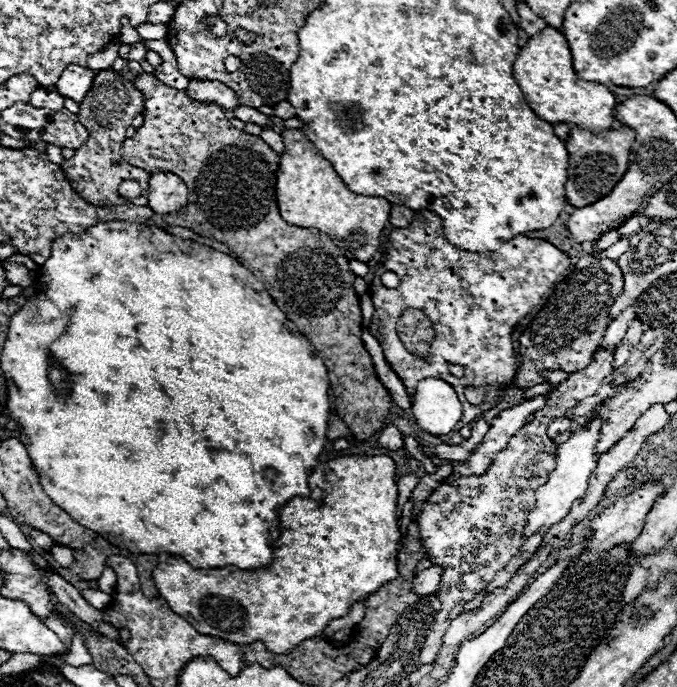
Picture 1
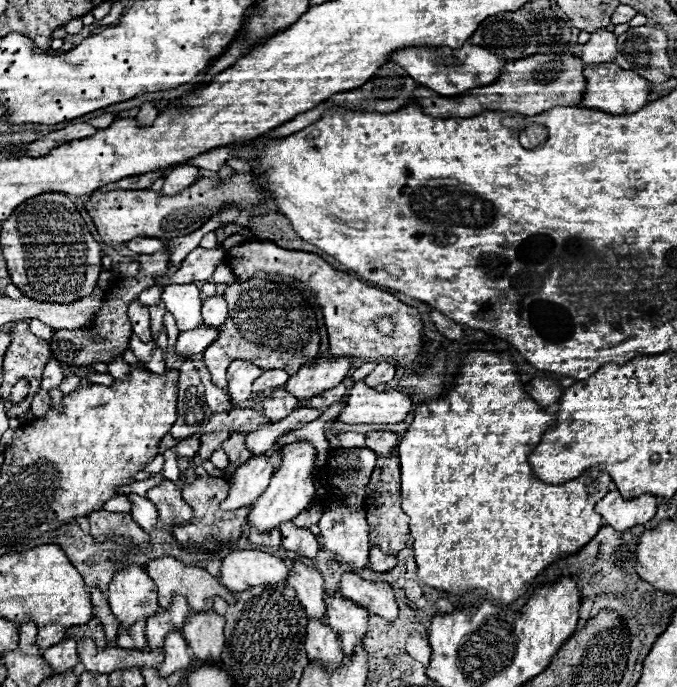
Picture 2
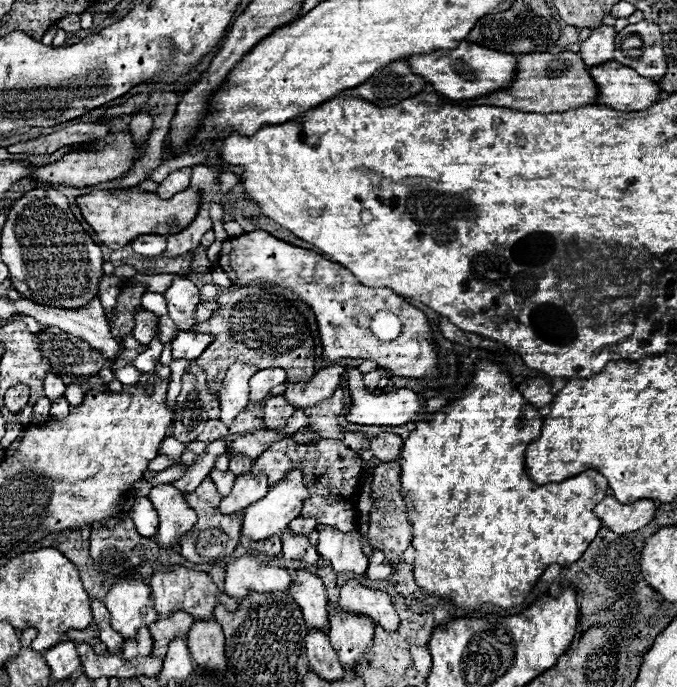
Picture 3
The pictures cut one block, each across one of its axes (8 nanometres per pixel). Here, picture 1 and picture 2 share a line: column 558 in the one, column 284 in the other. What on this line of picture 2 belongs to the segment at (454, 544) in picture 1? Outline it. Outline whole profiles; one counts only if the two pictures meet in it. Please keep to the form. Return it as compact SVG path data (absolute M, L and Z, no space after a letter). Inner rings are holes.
M276 388L272 392L272 396L262 400L262 408L264 414L270 418L270 422L278 422L284 416L288 416L294 408L296 408L298 400L294 400L294 396L290 396L290 392L286 392L286 388Z

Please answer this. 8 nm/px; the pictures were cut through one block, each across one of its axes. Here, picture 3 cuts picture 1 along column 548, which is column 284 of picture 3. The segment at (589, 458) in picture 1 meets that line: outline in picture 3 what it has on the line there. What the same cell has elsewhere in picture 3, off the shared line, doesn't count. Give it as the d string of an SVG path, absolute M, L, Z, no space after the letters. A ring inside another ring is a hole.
M294 468L294 470L286 472L286 476L284 476L280 482L276 482L262 500L250 504L250 506L244 510L242 536L244 536L244 538L250 538L250 540L266 540L266 538L270 538L270 536L280 536L280 534L288 528L288 524L290 524L294 518L300 516L302 500L306 500L306 498L310 496L310 494L308 494L308 488L302 484L302 480L304 480L304 474L302 474L298 468Z

